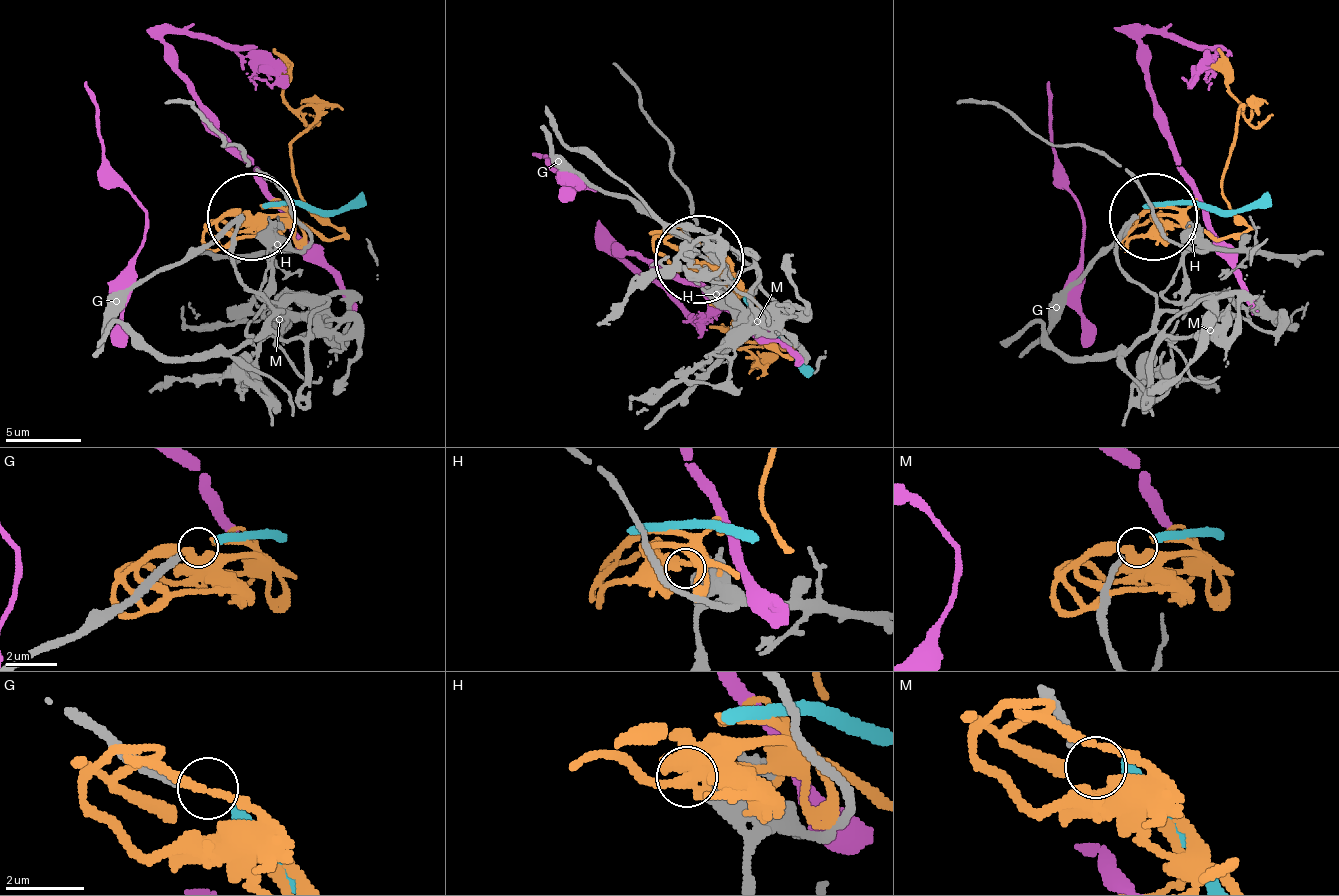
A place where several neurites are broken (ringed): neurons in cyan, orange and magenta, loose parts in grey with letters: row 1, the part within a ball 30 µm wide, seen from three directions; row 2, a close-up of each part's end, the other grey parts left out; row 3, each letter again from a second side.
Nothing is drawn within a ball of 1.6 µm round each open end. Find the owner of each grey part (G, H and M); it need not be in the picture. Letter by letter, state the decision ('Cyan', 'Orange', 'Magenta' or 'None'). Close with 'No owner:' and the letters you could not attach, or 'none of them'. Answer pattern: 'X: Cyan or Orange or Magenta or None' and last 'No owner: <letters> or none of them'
G: Cyan
H: None
M: Orange
No owner: H

